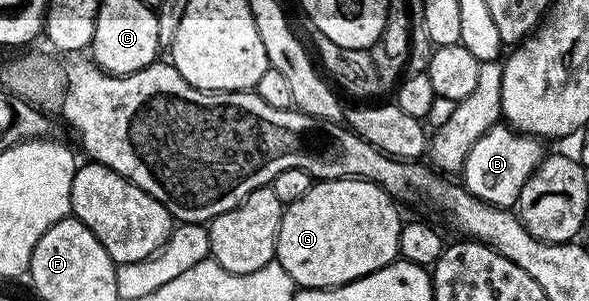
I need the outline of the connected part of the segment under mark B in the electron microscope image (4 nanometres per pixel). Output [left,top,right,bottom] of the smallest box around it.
[459,124,546,208]

